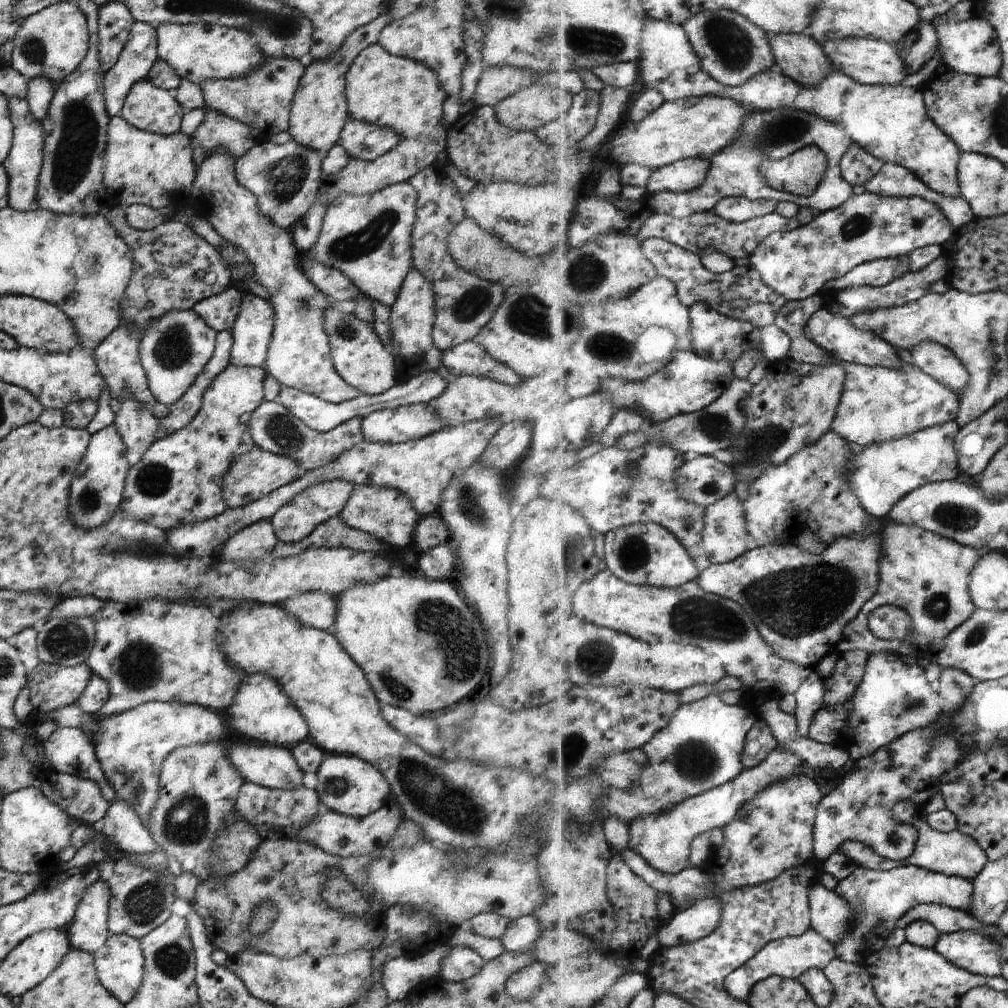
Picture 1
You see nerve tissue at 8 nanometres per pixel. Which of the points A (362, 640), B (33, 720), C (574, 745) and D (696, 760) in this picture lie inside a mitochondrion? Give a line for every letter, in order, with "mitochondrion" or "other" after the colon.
A: other
B: other
C: mitochondrion
D: mitochondrion

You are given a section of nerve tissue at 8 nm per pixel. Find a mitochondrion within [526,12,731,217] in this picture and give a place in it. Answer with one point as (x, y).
(601, 42)

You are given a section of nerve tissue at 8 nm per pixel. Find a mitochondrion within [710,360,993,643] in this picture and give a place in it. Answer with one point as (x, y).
(760, 446)

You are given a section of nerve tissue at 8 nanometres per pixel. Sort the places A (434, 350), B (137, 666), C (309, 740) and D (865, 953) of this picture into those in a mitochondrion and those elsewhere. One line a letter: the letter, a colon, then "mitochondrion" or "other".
A: other
B: mitochondrion
C: other
D: other

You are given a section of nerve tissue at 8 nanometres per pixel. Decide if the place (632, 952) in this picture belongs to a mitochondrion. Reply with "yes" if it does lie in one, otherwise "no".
no

